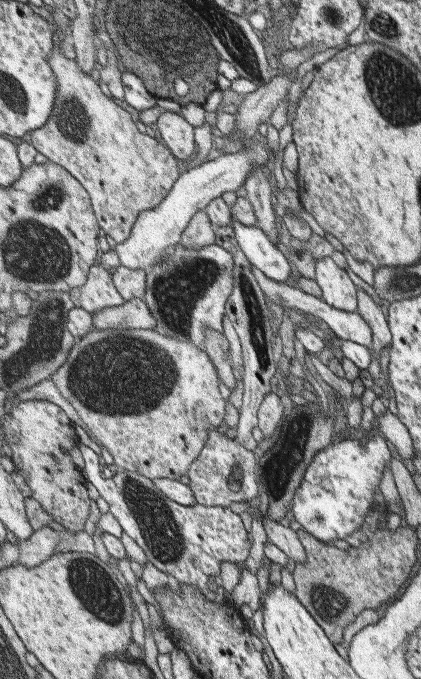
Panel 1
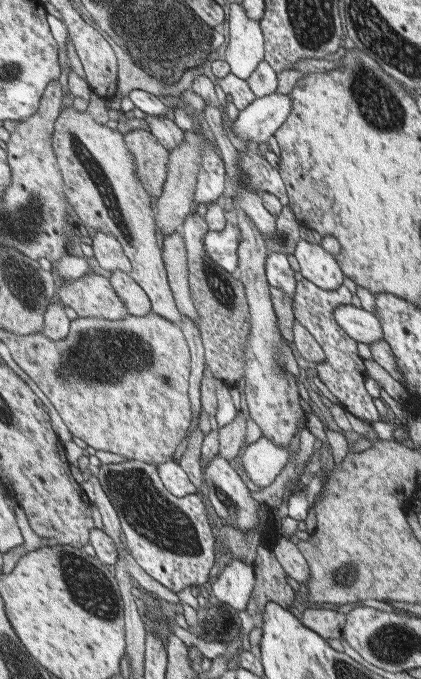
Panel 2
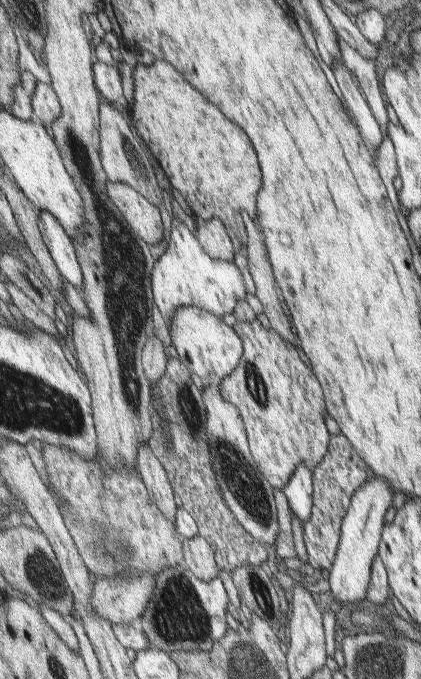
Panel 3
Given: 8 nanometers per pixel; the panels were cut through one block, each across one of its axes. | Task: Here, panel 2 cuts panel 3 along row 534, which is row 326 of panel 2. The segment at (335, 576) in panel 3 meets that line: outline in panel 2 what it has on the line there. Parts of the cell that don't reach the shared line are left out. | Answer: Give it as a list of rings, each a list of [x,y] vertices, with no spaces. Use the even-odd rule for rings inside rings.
[[[351,304],[339,305],[334,312],[337,322],[355,343],[367,346],[382,340],[380,322],[374,314]]]

